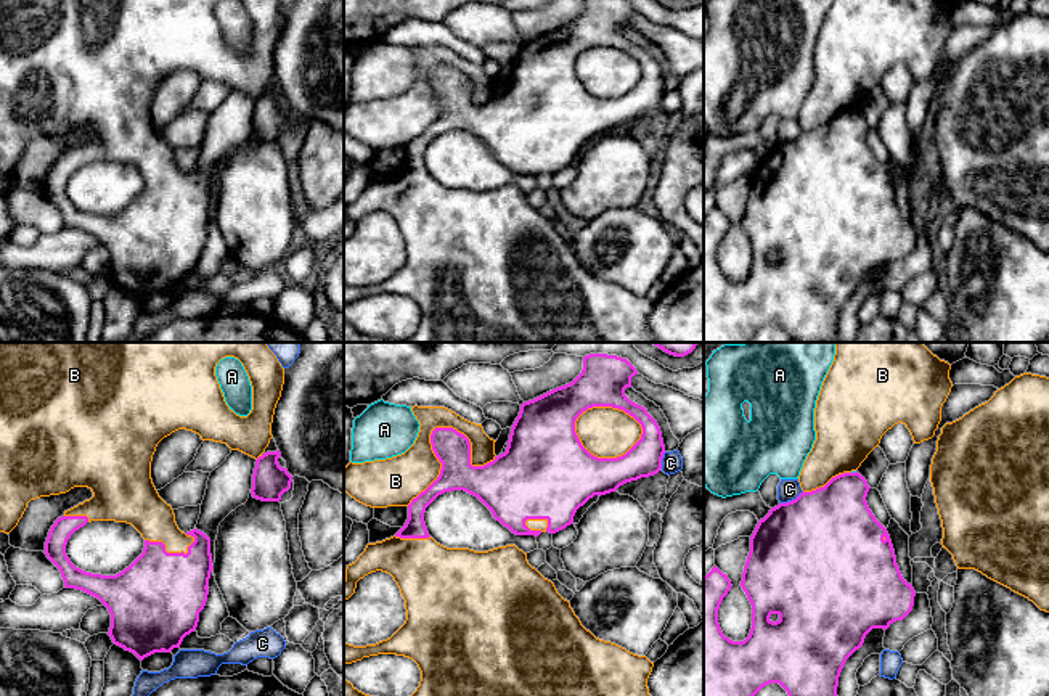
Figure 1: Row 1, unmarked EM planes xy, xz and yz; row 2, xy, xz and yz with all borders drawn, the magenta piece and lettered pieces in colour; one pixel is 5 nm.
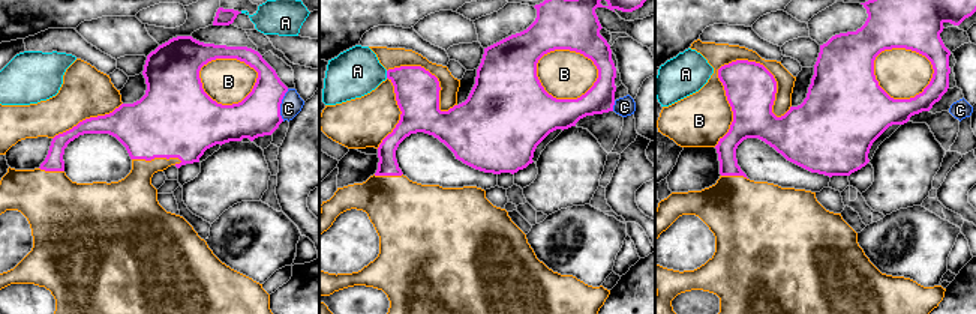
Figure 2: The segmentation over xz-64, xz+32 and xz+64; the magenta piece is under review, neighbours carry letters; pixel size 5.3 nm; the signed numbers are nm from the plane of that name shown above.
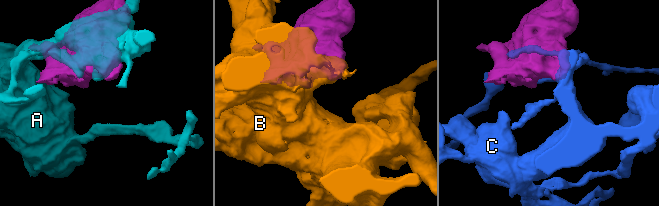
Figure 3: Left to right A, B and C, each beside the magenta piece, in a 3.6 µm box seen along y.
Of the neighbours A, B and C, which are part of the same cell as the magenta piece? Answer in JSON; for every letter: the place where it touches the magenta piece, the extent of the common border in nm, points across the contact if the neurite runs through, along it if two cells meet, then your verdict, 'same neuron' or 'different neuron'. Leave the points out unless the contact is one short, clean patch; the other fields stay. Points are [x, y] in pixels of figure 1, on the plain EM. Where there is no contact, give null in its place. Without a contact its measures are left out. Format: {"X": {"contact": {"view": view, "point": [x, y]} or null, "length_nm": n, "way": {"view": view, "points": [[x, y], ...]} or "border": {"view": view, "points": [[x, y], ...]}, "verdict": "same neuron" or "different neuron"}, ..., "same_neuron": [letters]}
{"A": {"contact": {"view": "yz", "point": [853, 113]}, "length_nm": 30, "verdict": "different neuron"}, "B": {"contact": {"view": "xz", "point": [437, 68]}, "length_nm": 500, "verdict": "same neuron"}, "C": {"contact": {"view": "yz", "point": [792, 140]}, "length_nm": 140, "verdict": "different neuron"}, "same_neuron": ["B"]}

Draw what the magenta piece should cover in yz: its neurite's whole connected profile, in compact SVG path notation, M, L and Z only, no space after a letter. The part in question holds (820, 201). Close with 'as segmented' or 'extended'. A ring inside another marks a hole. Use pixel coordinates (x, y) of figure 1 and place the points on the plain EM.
M945 0L832 2L816 40L816 80L798 116L803 132L771 148L750 177L741 227L752 244L752 268L744 281L725 276L718 264L718 249L733 227L731 220L716 206L704 217L704 342L750 342L769 323L779 323L792 342L839 342L840 312L866 275L872 268L887 270L912 251L916 231L900 212L887 169L867 146L871 127L856 109L898 63L909 69L914 84L935 76L953 27L949 10Z; extended

